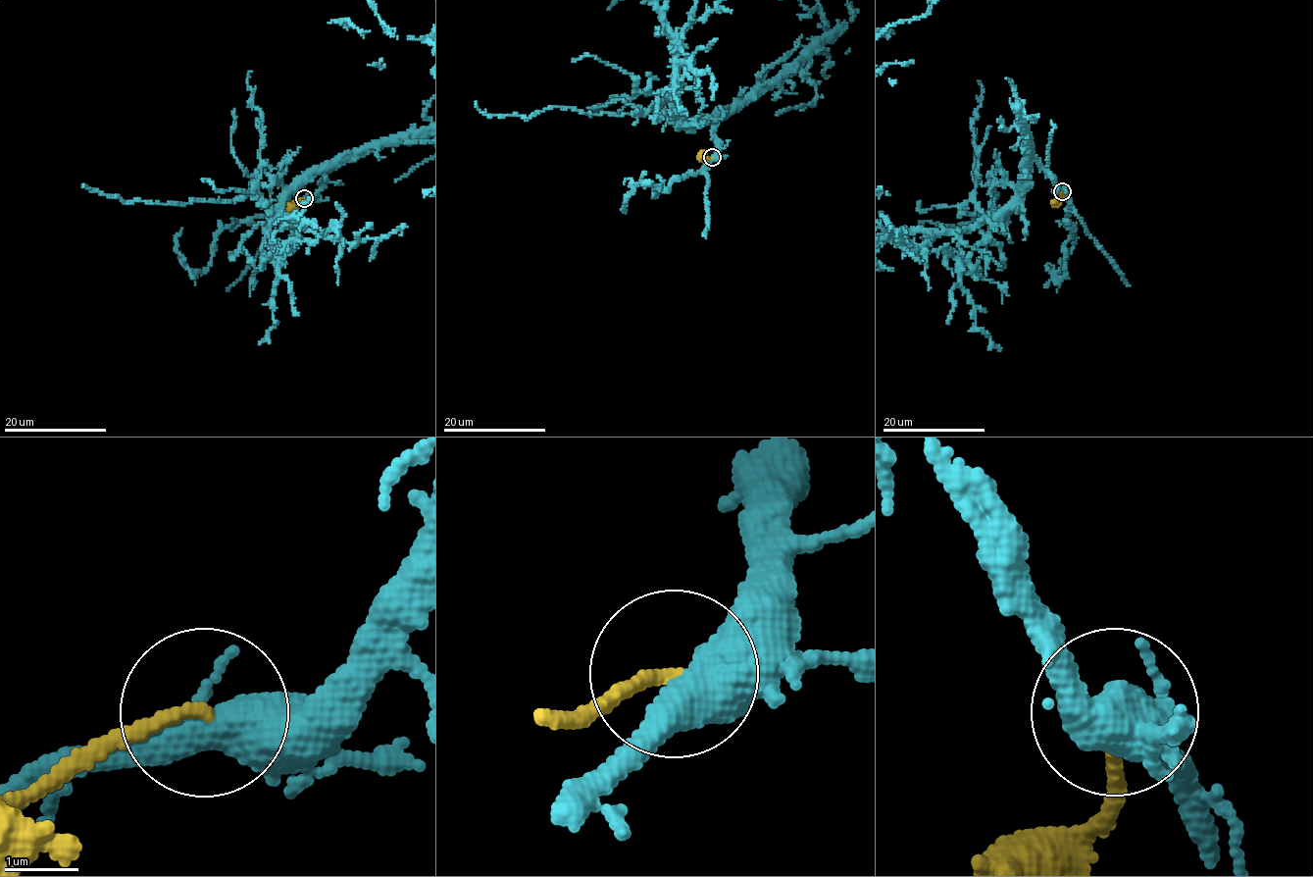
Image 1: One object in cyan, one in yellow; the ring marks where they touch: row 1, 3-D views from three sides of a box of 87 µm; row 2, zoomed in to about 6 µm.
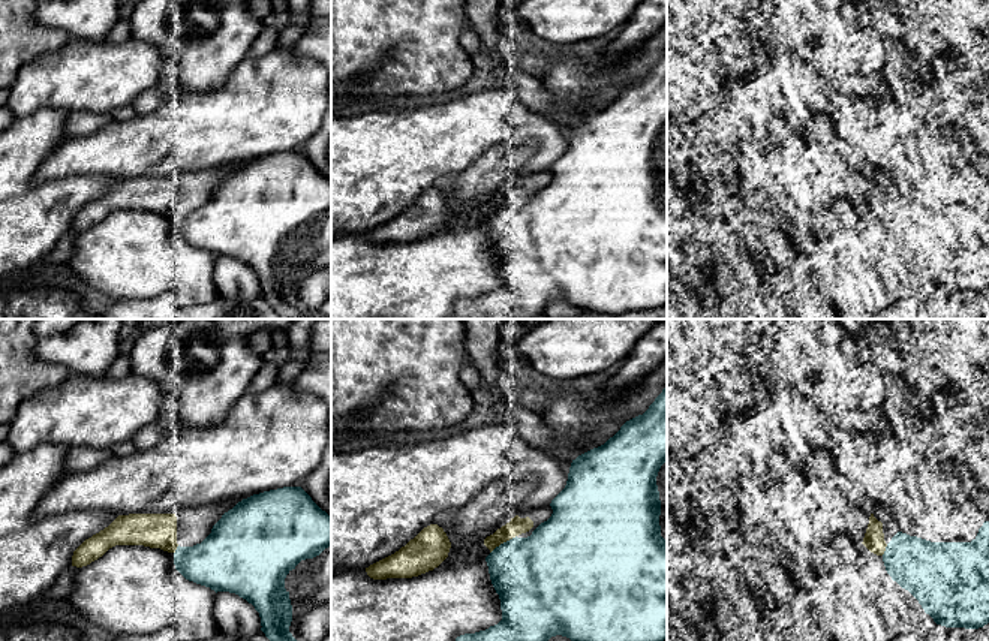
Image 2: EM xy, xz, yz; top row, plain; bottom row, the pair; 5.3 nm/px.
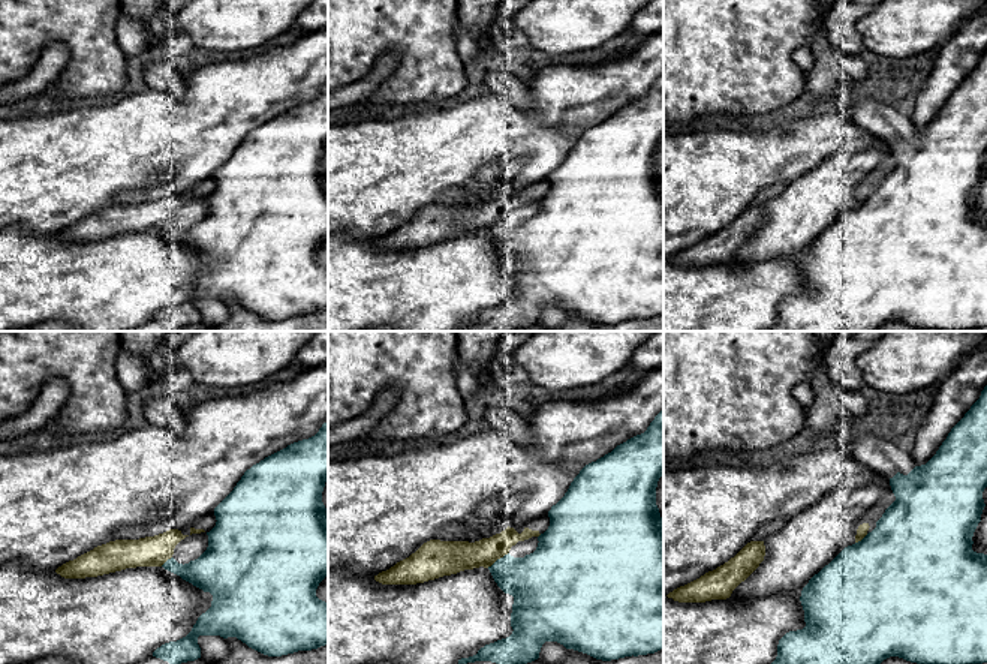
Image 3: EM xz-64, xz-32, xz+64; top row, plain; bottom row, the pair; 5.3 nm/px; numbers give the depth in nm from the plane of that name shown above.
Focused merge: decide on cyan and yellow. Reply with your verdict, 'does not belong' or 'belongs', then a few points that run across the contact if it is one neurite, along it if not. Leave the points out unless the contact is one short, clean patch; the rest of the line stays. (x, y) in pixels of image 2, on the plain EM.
does not belong

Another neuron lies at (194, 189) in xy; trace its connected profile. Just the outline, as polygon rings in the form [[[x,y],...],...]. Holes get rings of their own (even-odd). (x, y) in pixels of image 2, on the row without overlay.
[[[225,165],[175,178],[118,180],[108,192],[85,204],[72,220],[72,231],[82,232],[115,210],[144,210],[175,217],[177,211],[201,208],[225,177],[241,165]]]

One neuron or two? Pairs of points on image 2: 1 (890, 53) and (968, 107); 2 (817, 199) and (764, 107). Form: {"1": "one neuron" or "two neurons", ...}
{"1": "one neuron", "2": "one neuron"}

